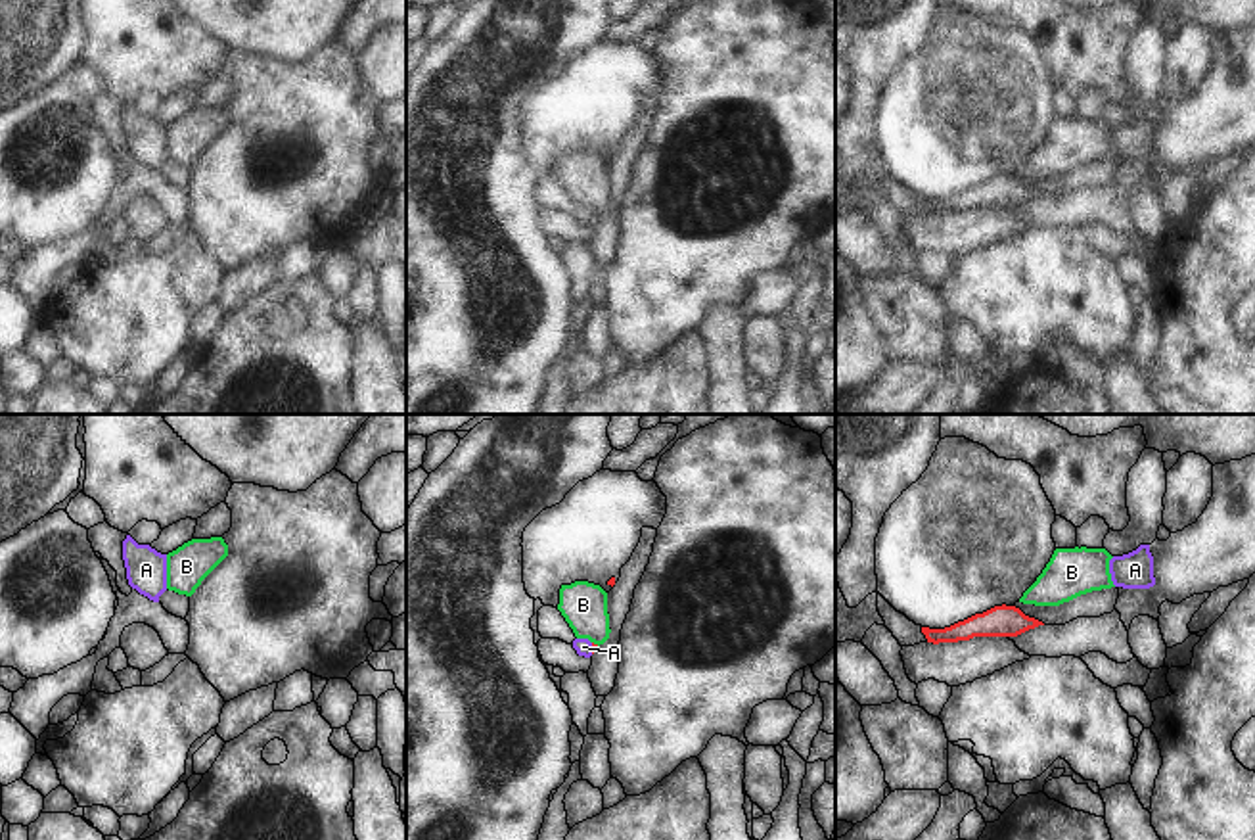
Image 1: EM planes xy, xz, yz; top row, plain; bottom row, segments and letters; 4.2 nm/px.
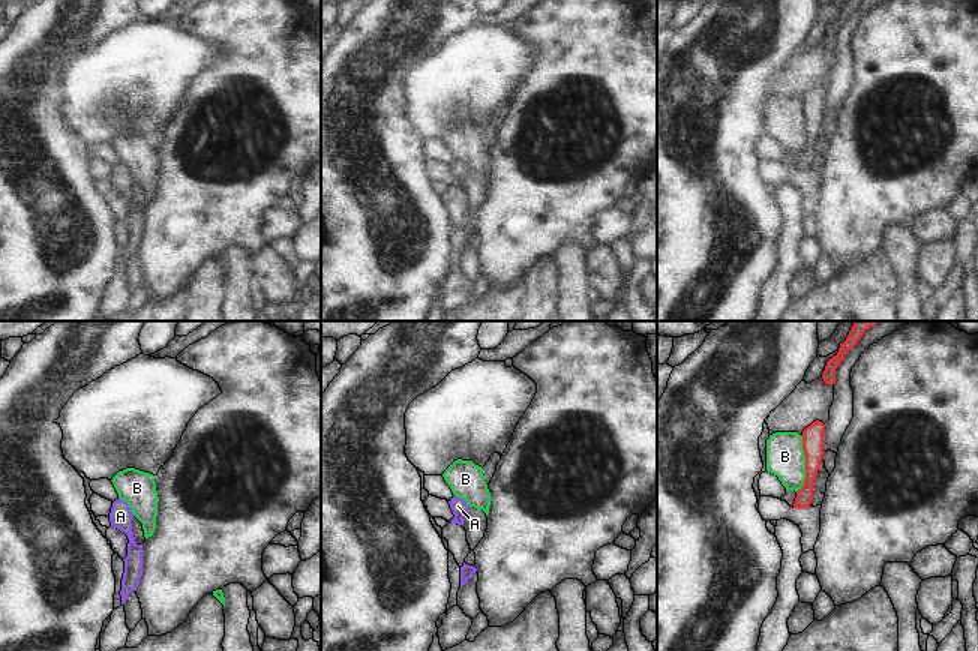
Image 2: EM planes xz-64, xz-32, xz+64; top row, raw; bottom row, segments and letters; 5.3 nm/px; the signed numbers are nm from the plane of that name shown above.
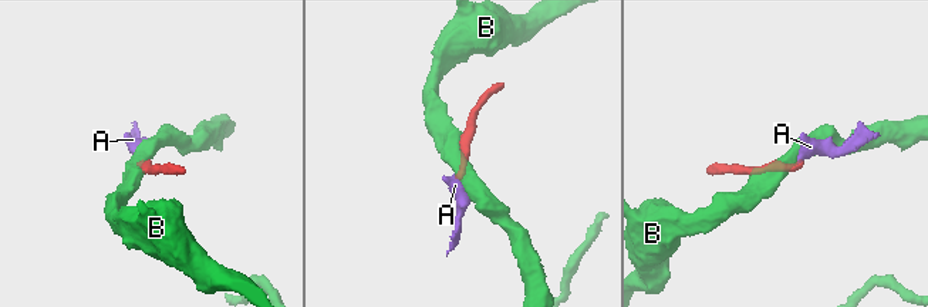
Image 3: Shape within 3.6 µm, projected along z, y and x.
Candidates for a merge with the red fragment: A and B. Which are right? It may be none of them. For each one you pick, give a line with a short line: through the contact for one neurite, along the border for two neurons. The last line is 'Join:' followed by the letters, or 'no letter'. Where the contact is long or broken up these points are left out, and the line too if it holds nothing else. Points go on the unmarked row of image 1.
A: Line: xz (594, 217), (593, 219), (583, 217)
Join: A.

